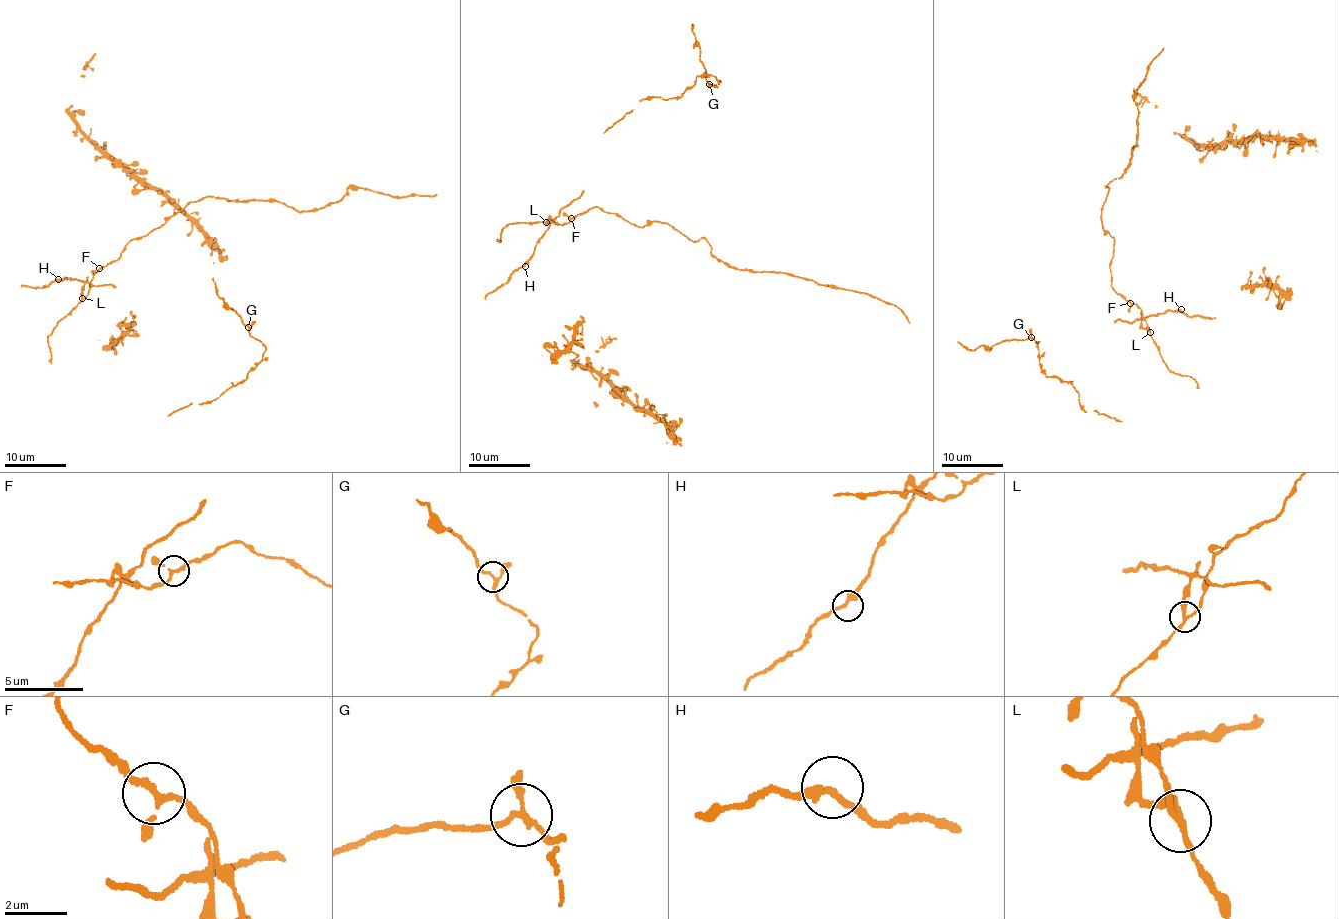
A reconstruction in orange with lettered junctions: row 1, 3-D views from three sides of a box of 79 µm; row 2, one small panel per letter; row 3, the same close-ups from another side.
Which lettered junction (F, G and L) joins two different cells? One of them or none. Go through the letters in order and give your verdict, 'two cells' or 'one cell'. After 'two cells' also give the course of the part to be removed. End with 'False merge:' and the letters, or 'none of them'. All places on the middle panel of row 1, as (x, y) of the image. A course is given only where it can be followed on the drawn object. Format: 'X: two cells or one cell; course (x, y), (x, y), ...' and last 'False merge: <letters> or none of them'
F: one cell
G: one cell
L: two cells; course (546, 222), (550, 218), (552, 220), (524, 264), (504, 284), (489, 292), (485, 299)
False merge: L

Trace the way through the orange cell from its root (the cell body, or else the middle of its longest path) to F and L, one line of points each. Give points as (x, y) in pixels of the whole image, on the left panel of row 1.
F: (67, 279), (89, 282), (99, 268)
L: (67, 279), (84, 284), (81, 297)

